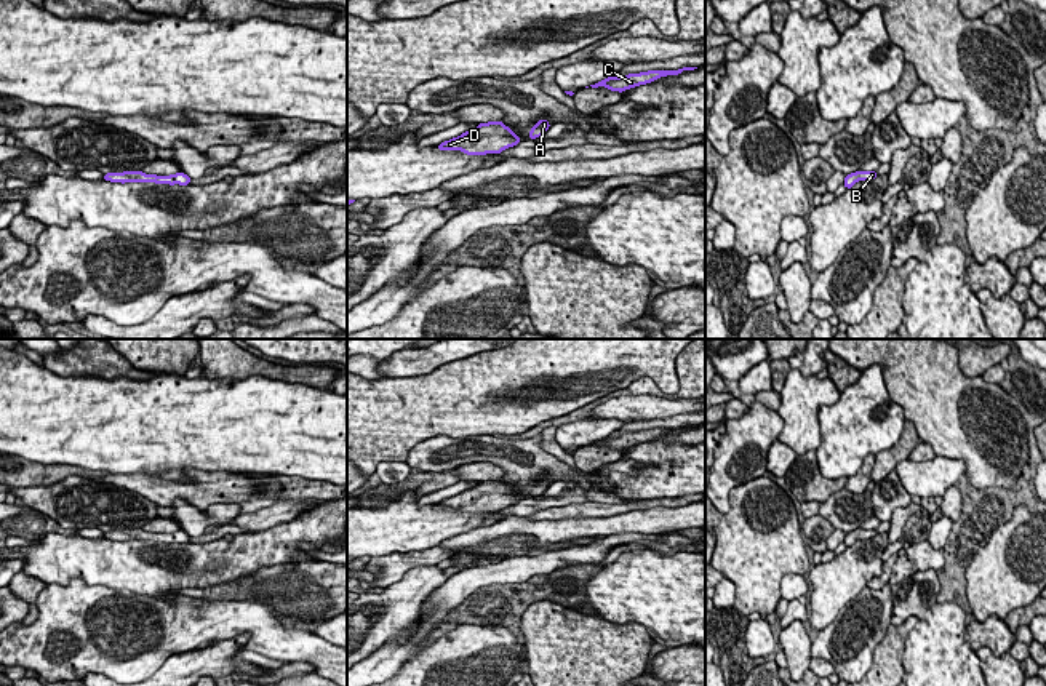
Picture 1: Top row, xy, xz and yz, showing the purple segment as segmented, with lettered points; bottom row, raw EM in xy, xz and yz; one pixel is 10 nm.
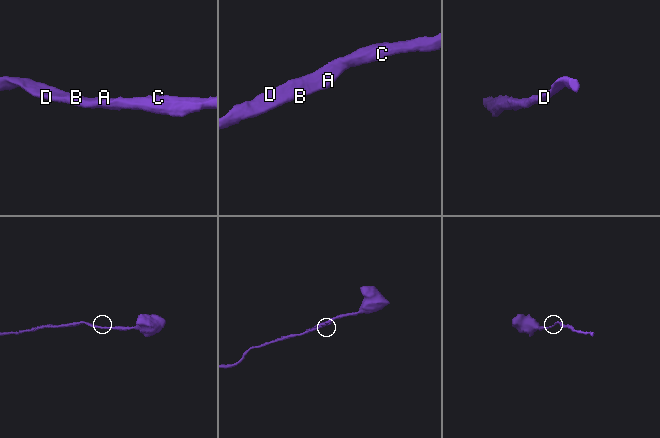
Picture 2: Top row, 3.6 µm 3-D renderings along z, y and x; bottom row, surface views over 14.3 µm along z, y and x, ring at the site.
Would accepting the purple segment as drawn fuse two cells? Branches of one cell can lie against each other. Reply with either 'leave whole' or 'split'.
leave whole

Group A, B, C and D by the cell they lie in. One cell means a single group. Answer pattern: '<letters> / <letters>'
A B C D

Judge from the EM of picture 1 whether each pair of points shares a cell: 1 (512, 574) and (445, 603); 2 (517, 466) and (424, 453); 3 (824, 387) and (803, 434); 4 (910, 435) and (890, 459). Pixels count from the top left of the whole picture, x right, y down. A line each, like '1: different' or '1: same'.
1: same
2: same
3: same
4: same

